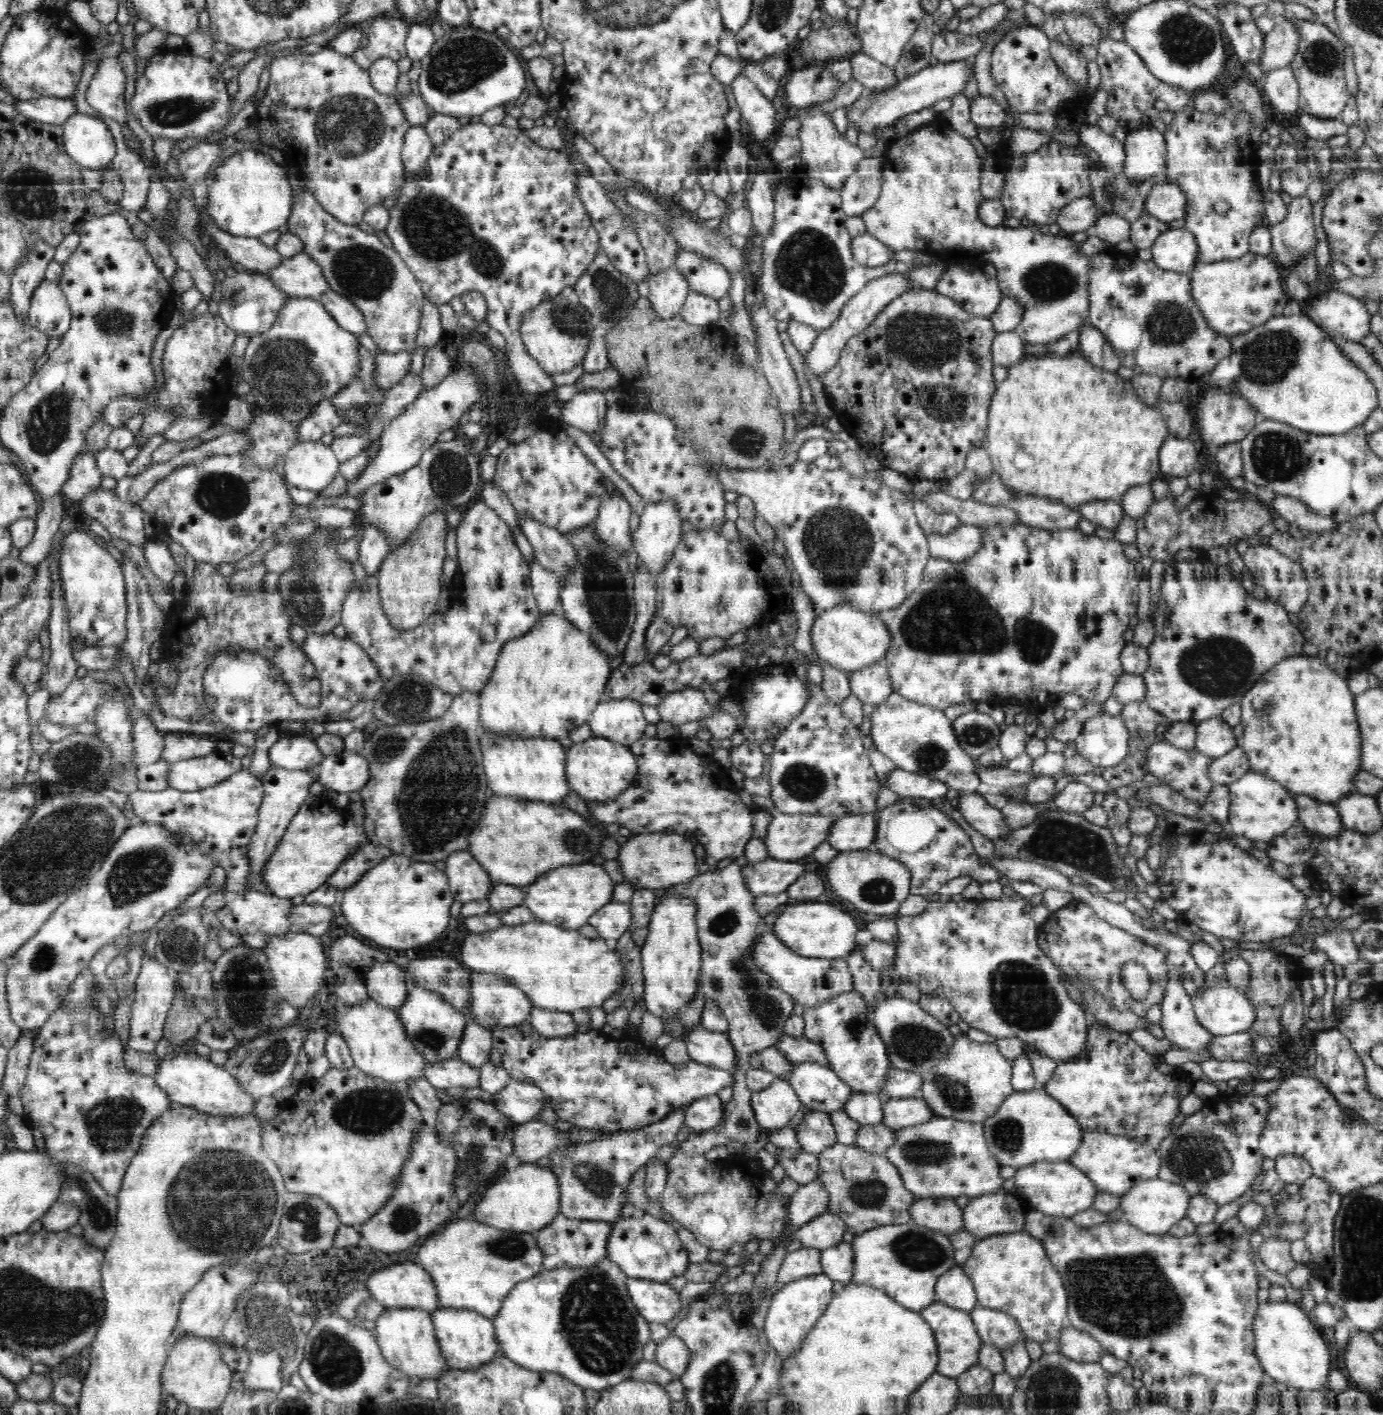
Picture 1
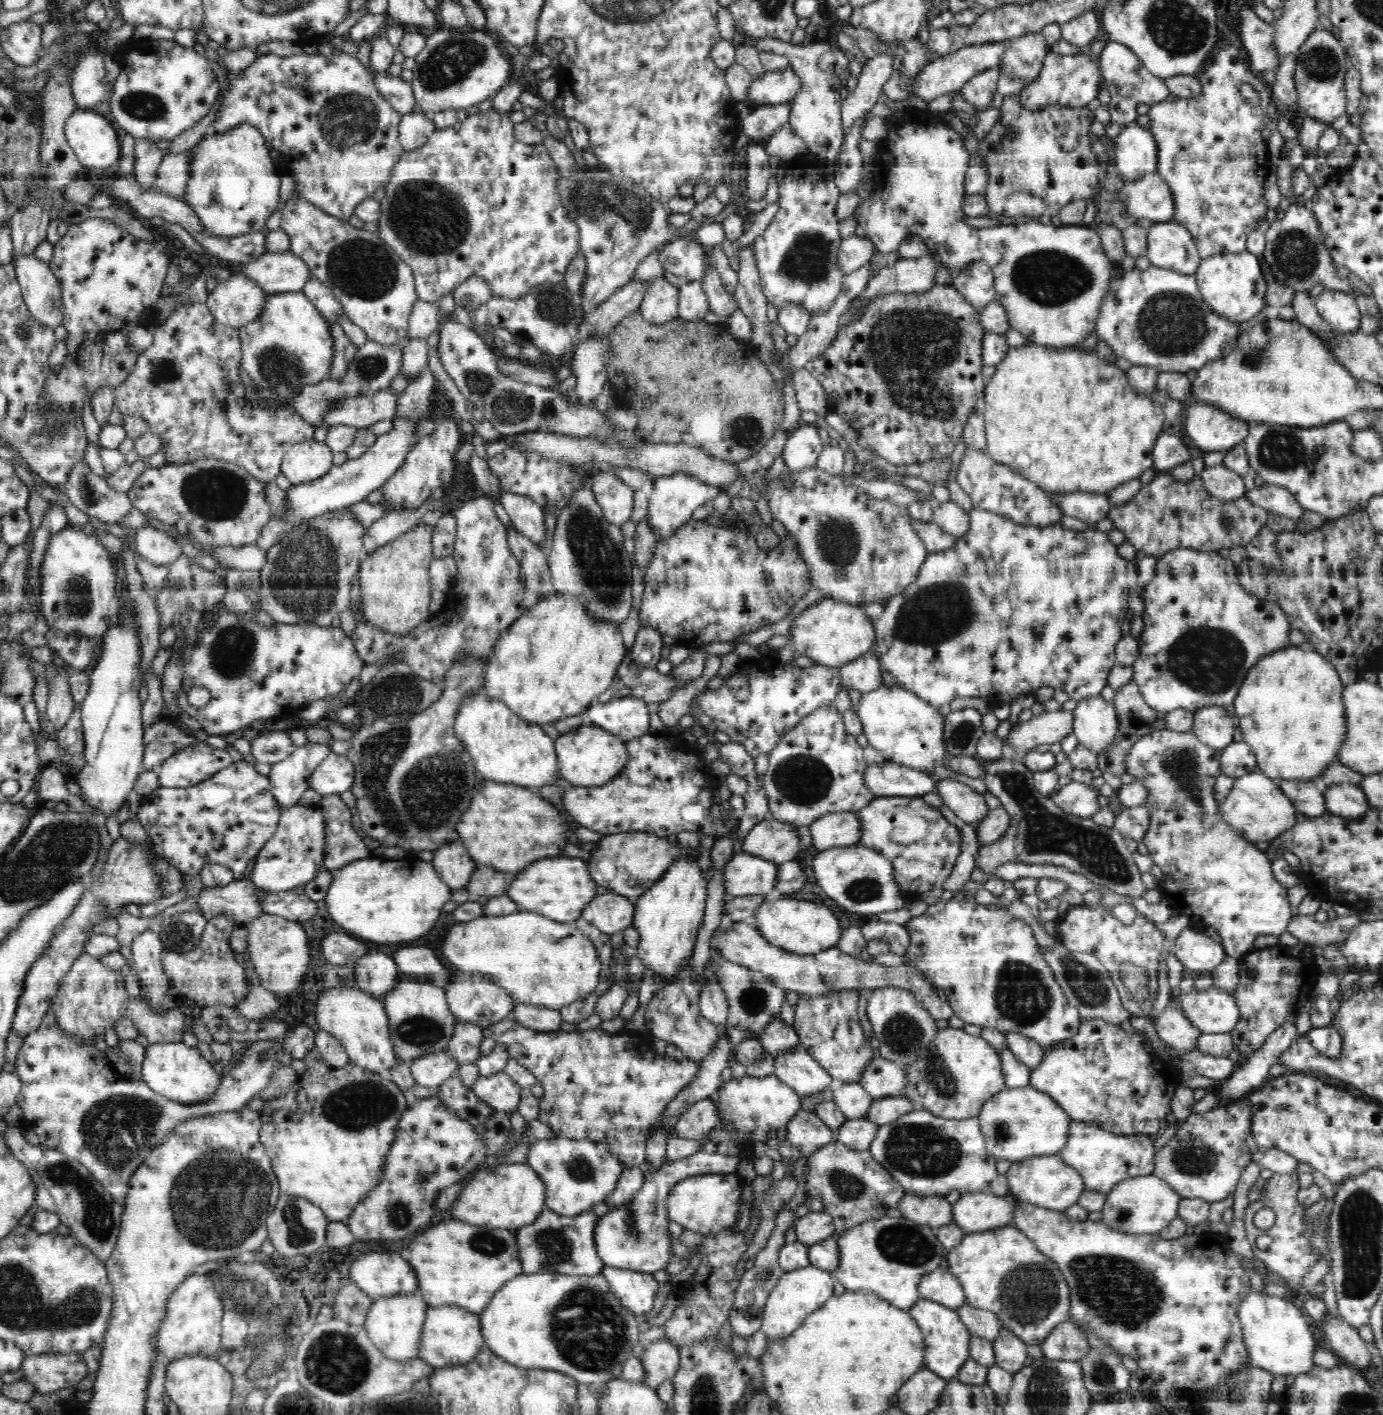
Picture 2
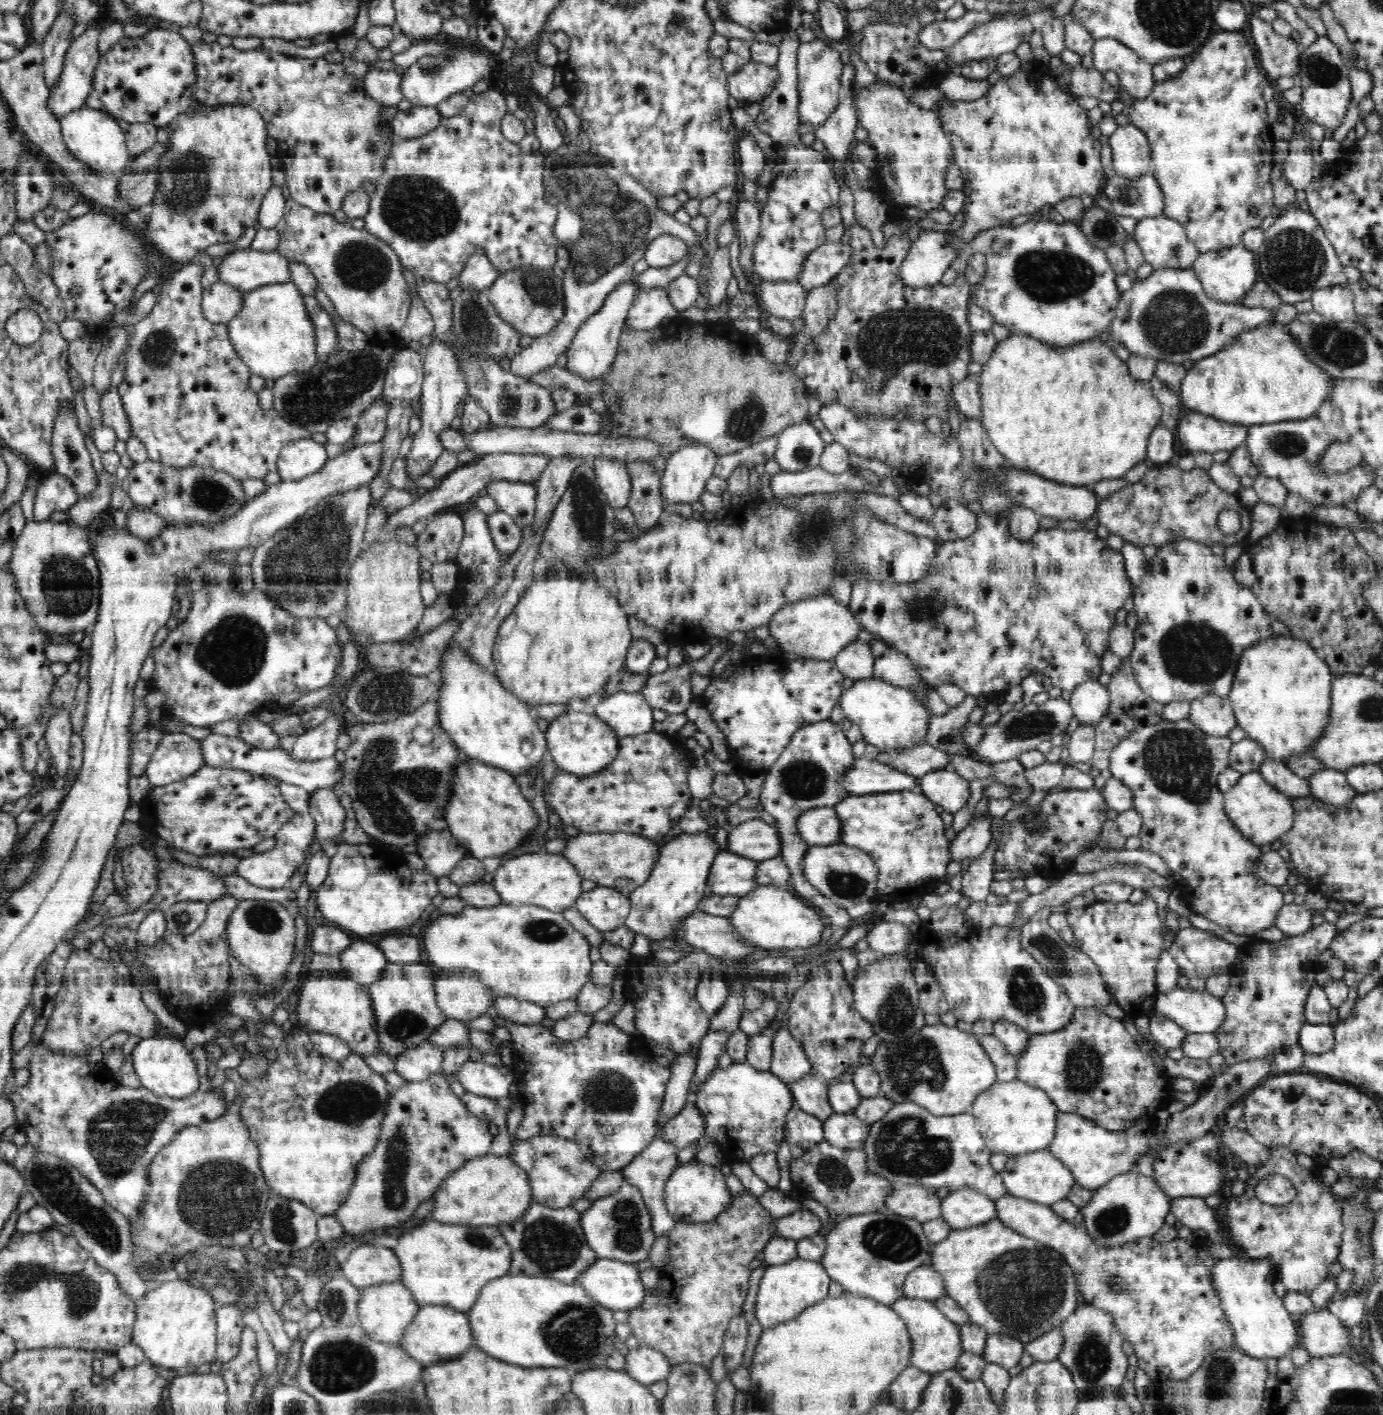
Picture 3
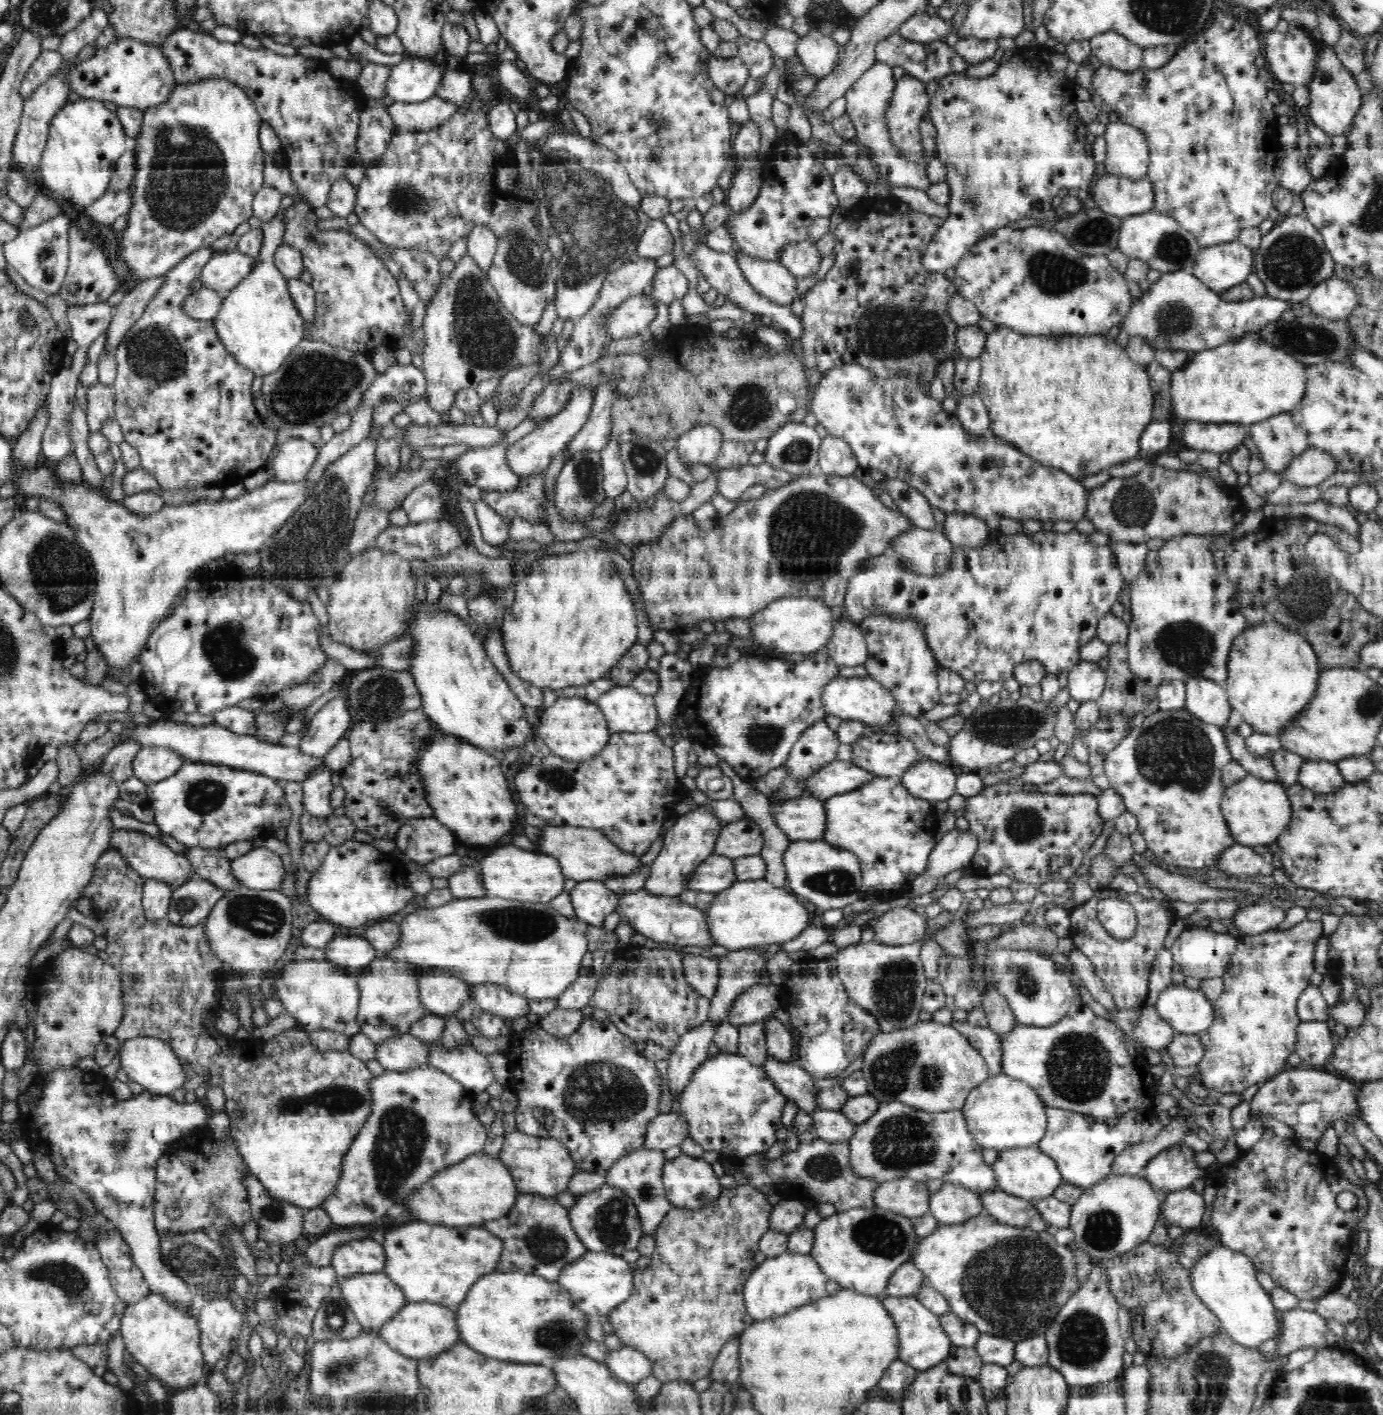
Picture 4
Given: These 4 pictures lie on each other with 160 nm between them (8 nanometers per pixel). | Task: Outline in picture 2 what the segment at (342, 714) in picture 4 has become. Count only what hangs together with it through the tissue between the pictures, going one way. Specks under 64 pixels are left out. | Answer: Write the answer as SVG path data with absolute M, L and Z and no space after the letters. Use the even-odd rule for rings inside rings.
M311 743L297 746L284 760L271 766L268 777L271 792L280 809L296 806L303 793L308 790L312 772L331 753L330 743Z

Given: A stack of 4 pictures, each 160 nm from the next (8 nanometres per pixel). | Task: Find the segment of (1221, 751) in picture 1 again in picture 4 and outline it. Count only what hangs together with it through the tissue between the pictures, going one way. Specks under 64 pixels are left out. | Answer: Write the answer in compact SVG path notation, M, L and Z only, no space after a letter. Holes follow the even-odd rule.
M1197 676L1196 678L1191 678L1186 682L1185 692L1186 709L1193 716L1196 716L1196 719L1224 730L1229 722L1230 714L1233 710L1232 706L1229 704L1226 684L1216 684L1208 678Z

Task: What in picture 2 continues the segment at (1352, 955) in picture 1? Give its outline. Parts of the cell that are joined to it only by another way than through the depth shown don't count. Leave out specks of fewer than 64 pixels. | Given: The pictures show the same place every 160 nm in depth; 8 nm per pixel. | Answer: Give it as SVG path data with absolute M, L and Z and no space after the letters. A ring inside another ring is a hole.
M1314 913L1309 915L1297 914L1288 922L1287 931L1303 944L1325 947L1335 943L1338 948L1348 938L1352 930L1360 923L1358 914L1336 917L1322 924L1316 922Z

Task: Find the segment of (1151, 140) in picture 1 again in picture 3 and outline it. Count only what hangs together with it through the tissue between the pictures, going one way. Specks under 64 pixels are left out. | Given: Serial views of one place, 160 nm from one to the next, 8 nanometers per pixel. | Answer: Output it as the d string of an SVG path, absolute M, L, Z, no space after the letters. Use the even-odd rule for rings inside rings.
M1136 125L1118 126L1109 136L1108 145L1116 175L1134 179L1151 172L1151 146L1144 131Z

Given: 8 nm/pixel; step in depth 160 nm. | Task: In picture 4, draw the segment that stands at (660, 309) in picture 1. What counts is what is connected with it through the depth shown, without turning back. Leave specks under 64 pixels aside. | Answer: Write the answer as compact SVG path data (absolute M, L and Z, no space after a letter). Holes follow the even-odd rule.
M644 294L624 300L624 303L614 308L605 319L604 332L607 338L618 340L639 333L646 334L650 322L657 316L654 301L656 299Z

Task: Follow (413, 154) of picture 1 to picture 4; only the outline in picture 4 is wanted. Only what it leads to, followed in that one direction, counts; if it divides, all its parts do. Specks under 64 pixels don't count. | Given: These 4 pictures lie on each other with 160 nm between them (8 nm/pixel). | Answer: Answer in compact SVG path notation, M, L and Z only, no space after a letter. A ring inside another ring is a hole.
M438 95L422 102L396 102L387 106L395 126L414 132L428 132L448 122L459 108L456 103Z

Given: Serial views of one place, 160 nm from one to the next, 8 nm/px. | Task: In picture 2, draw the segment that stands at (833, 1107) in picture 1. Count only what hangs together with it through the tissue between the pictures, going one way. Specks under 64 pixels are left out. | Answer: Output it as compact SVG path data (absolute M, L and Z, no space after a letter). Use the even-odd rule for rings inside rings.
M800 1045L775 1058L773 1074L802 1098L828 1090L833 1080L820 1063Z

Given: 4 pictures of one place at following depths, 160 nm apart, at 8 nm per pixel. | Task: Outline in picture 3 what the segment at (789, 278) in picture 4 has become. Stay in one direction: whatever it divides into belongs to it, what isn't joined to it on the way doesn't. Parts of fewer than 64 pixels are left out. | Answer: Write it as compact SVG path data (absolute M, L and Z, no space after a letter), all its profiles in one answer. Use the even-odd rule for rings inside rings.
M798 281L760 282L760 300L768 309L768 315L791 323L803 315L807 291Z

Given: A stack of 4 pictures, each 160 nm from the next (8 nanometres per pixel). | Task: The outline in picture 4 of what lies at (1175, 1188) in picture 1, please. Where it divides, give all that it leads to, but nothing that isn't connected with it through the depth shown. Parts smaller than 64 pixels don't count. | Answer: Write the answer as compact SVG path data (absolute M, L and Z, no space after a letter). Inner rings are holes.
M1110 1174L1096 1185L1087 1188L1078 1198L1076 1204L1071 1206L1069 1228L1074 1232L1075 1244L1082 1252L1092 1258L1093 1262L1108 1261L1116 1256L1126 1255L1132 1248L1146 1242L1158 1224L1158 1214L1161 1205L1158 1192L1140 1174Z

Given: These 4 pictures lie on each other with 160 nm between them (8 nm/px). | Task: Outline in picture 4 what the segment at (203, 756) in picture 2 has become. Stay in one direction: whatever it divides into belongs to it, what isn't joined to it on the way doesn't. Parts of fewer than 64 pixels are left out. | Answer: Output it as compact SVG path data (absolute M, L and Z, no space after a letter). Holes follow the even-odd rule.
M142 747L132 761L134 777L144 783L156 783L166 780L183 765L183 756L164 747Z

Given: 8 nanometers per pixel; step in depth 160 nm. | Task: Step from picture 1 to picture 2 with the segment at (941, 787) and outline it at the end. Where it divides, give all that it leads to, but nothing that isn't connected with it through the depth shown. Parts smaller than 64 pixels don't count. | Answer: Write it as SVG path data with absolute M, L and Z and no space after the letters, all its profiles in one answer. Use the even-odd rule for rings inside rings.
M898 763L868 764L864 771L864 787L876 797L923 797L936 793L936 786L928 773Z

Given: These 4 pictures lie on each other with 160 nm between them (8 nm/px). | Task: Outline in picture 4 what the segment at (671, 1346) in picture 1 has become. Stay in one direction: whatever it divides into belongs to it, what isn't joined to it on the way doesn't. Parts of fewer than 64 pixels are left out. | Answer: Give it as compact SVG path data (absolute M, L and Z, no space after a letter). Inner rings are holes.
M621 1347L606 1355L603 1363L618 1380L636 1384L651 1375L651 1360L643 1352L632 1347Z

